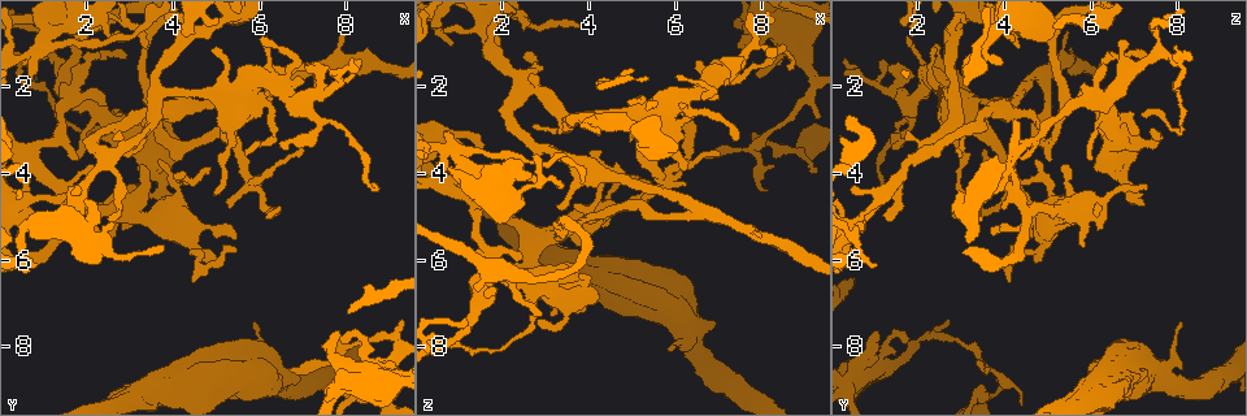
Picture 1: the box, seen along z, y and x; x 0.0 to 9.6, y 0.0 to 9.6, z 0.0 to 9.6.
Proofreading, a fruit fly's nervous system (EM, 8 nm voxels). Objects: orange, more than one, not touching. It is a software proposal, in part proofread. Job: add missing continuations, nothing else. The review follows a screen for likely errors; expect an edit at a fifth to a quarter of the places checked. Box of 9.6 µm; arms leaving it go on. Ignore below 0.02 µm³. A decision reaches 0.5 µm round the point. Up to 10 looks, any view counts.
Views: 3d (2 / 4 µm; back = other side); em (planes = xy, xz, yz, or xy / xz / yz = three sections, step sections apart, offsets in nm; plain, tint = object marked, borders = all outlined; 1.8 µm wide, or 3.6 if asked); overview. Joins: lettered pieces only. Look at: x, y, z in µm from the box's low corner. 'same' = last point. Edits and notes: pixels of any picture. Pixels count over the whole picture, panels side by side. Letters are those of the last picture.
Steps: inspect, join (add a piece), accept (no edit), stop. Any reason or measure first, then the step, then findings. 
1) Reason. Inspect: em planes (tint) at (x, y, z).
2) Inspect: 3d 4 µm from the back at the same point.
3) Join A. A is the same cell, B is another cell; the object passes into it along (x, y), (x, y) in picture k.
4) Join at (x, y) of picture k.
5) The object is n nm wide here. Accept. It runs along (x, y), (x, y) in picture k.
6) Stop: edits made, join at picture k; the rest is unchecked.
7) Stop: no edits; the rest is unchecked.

Calibre changes. Inspect: em planes (borders) at (7.55, 2.10, 1.35).

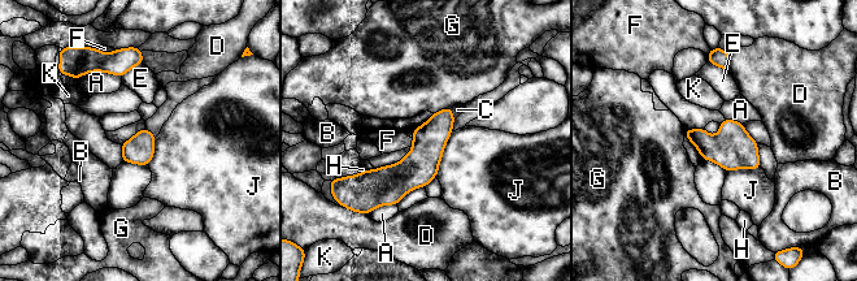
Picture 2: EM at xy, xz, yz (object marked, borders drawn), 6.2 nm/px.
The longest contact is with J, 300 nm. Accept. A, B, C, D, E, F, G, H, J and K are other cells; a border runs along (120, 145), (122, 160) in picture 2; none of them fits.

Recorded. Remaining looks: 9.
An open end. Inspect: em 3.6 µm xy step 4 (borders) at (6.70, 8.55, 3.60).

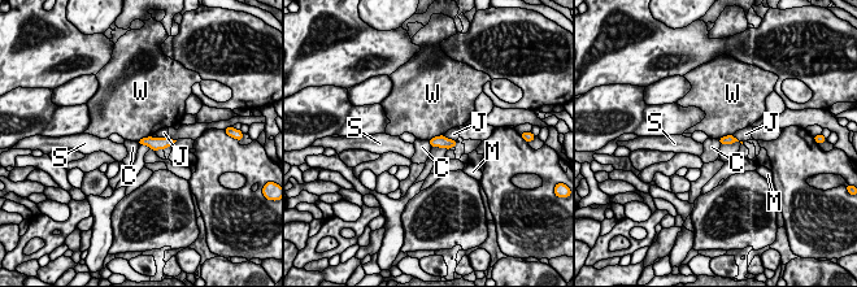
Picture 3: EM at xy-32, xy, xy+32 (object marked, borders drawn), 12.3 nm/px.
Another direction. Inspect: em 3.6 µm planes (borders) at the same point.

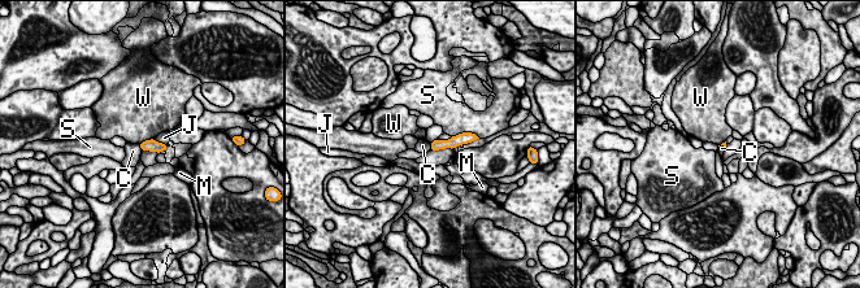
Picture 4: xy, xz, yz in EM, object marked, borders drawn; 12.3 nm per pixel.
The longest contact is with S, 280 nm. Accept. C, J, M, S and W are other cells; a border runs along (429, 143), (430, 149) in picture 4; none of them fits.

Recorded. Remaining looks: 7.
Free end. Inspect: 3d 4 µm at (5.00, 5.80, 4.85).

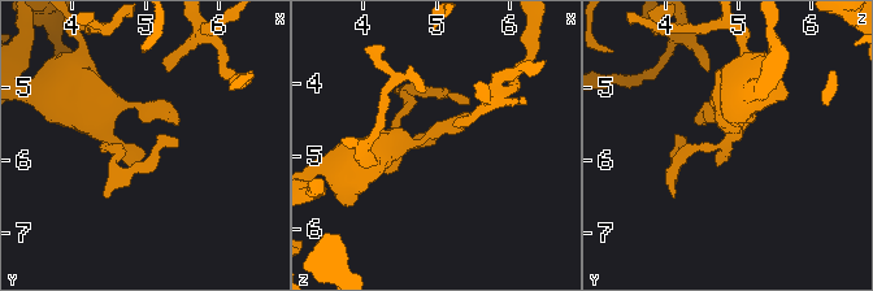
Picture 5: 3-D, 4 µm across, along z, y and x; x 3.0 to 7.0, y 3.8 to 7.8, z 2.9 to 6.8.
Inspect: em planes (borders) at (5.00, 5.90, 4.85).

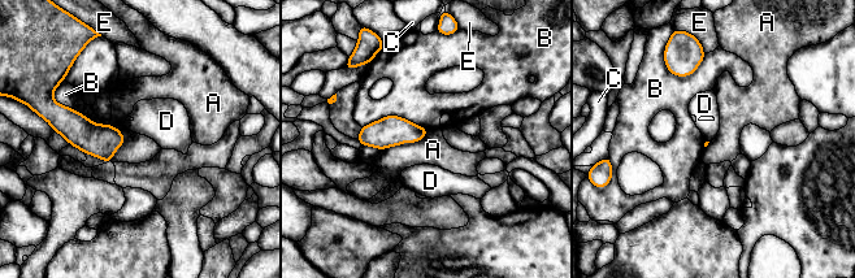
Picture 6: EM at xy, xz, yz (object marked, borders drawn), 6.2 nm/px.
Accept. A, B, C, D and E are other cells; a border runs along (428, 133), (419, 140), (381, 151) in picture 6; none of them fits.

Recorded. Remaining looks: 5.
An open end. Inspect: em planes (borders) at (7.90, 7.70, 1.05).

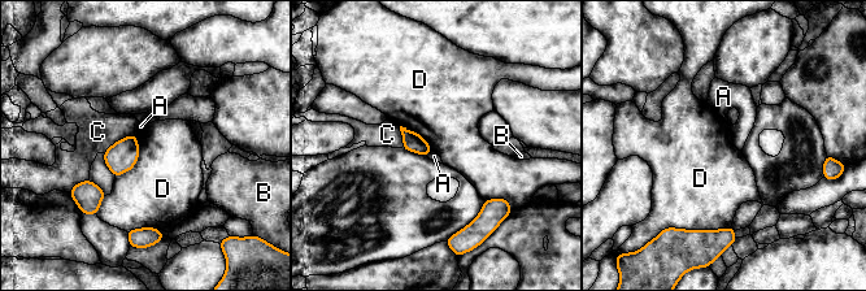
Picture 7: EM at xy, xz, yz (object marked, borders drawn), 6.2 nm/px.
The longest contact is with D, 300 nm. Accept. A, B, C and D are other cells; none of them fits.

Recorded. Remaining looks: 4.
Stop: no edits; the rest is unchecked.

